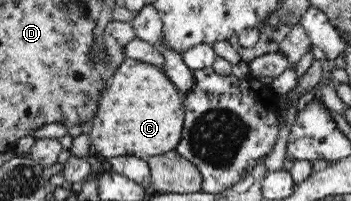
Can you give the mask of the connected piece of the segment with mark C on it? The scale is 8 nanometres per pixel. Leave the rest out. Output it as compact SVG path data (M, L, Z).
M126 58L111 75L110 82L100 94L97 113L93 115L89 131L92 149L104 158L134 156L143 159L176 150L181 139L185 108L180 89L155 65Z

